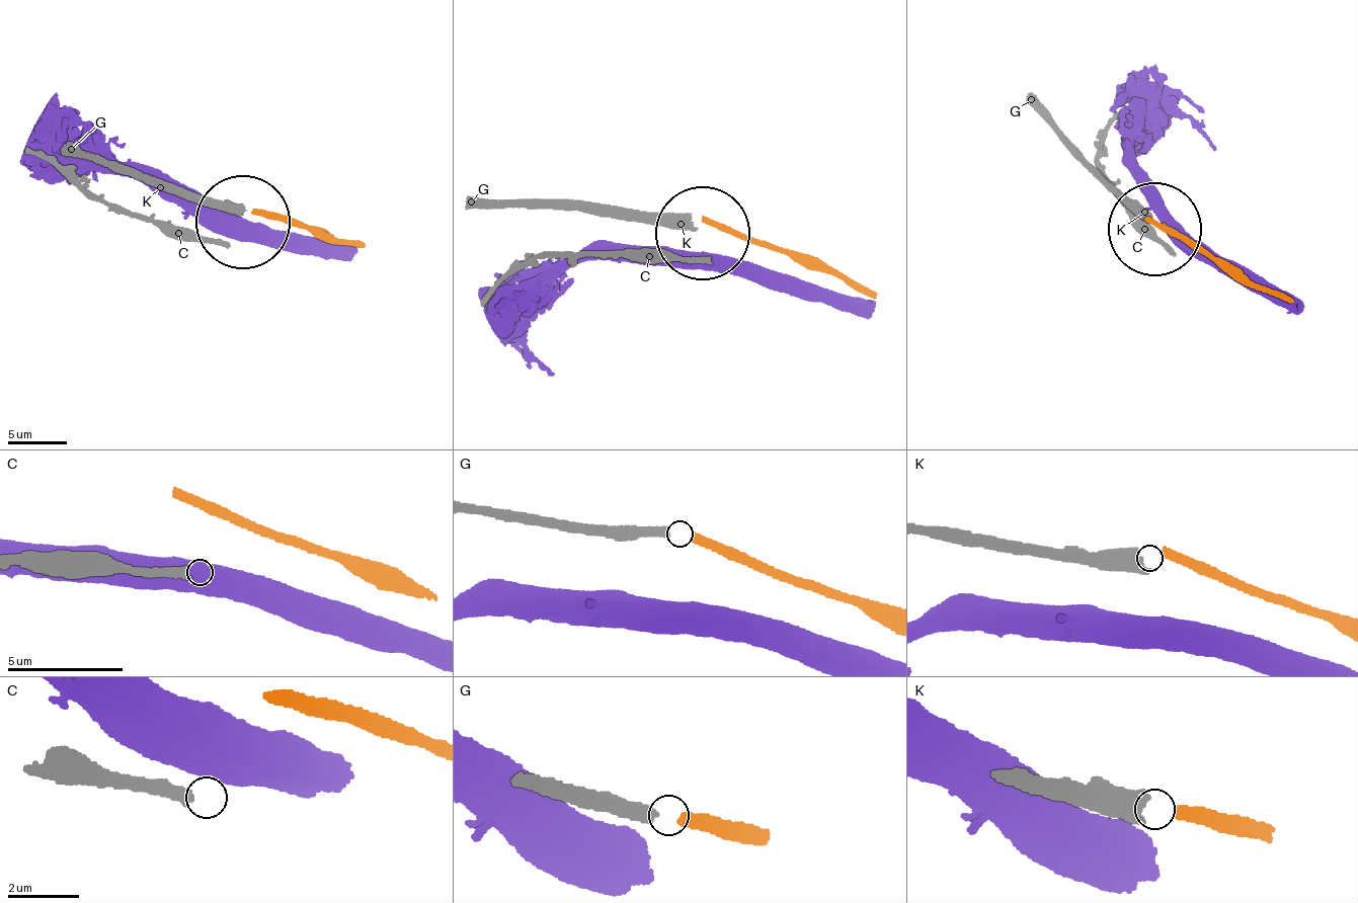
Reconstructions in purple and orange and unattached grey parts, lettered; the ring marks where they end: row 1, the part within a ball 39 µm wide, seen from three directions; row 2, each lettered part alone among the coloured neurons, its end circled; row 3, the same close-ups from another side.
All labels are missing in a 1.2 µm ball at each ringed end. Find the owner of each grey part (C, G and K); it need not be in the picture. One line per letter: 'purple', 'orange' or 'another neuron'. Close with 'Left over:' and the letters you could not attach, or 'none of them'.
C: another neuron
G: orange
K: another neuron
Left over: C, K

